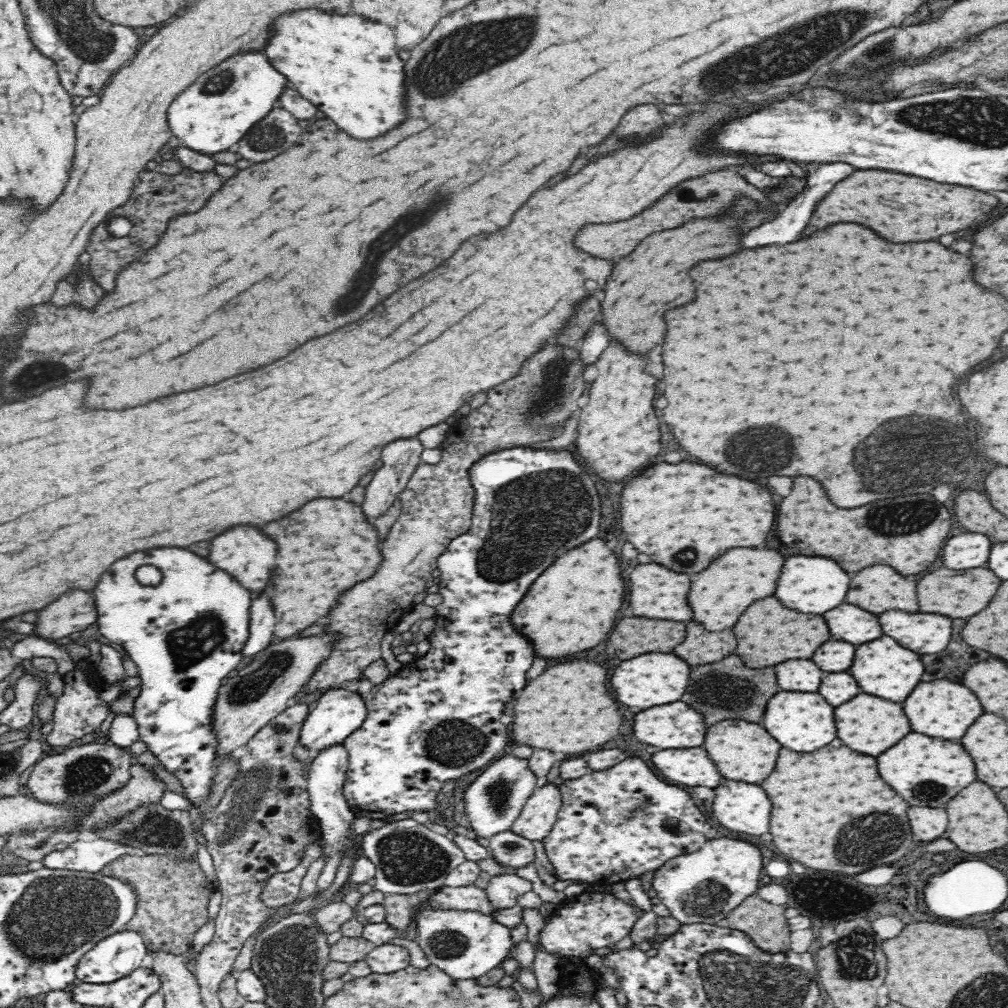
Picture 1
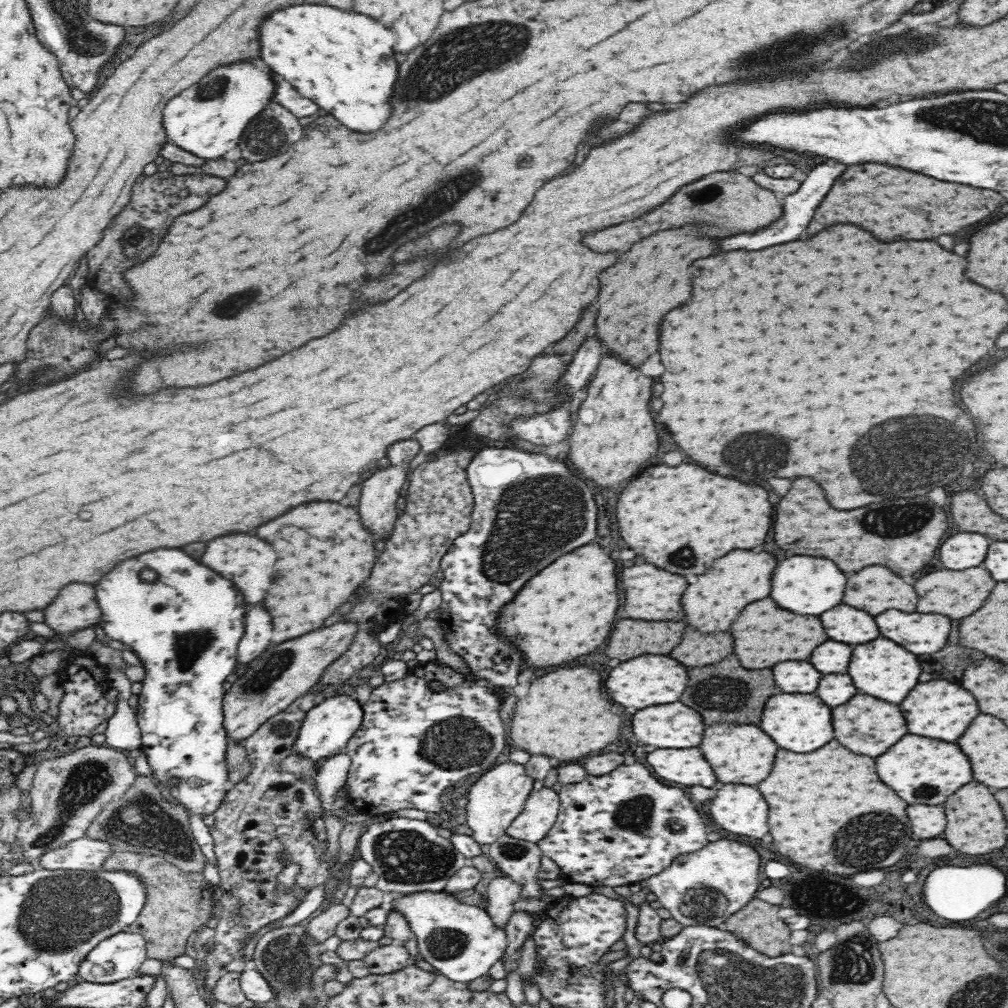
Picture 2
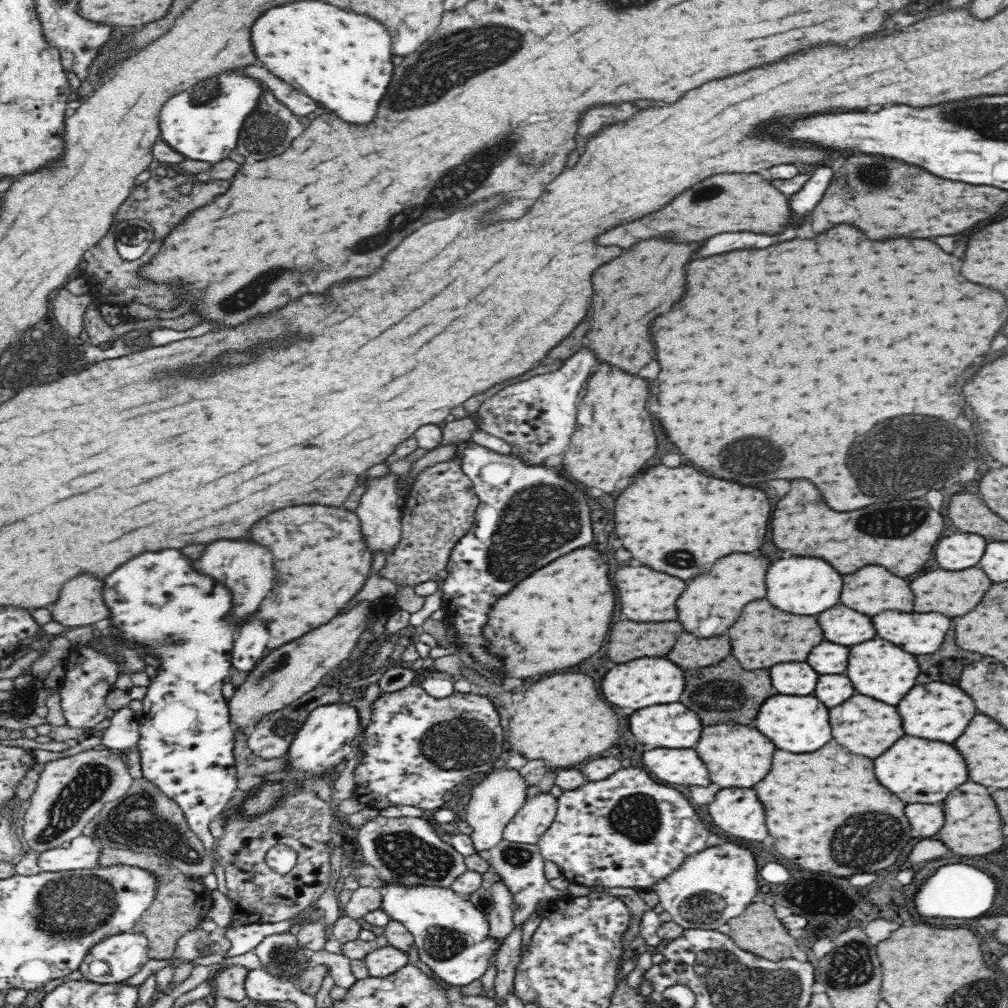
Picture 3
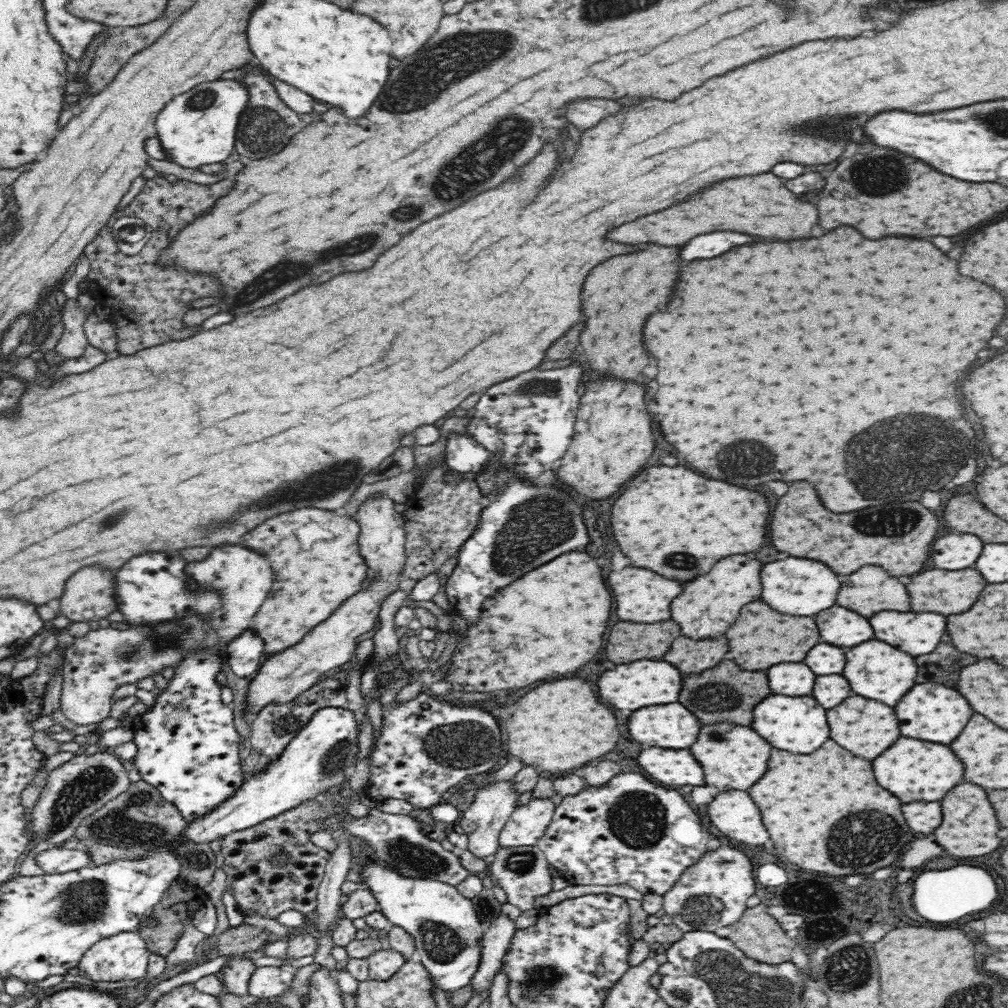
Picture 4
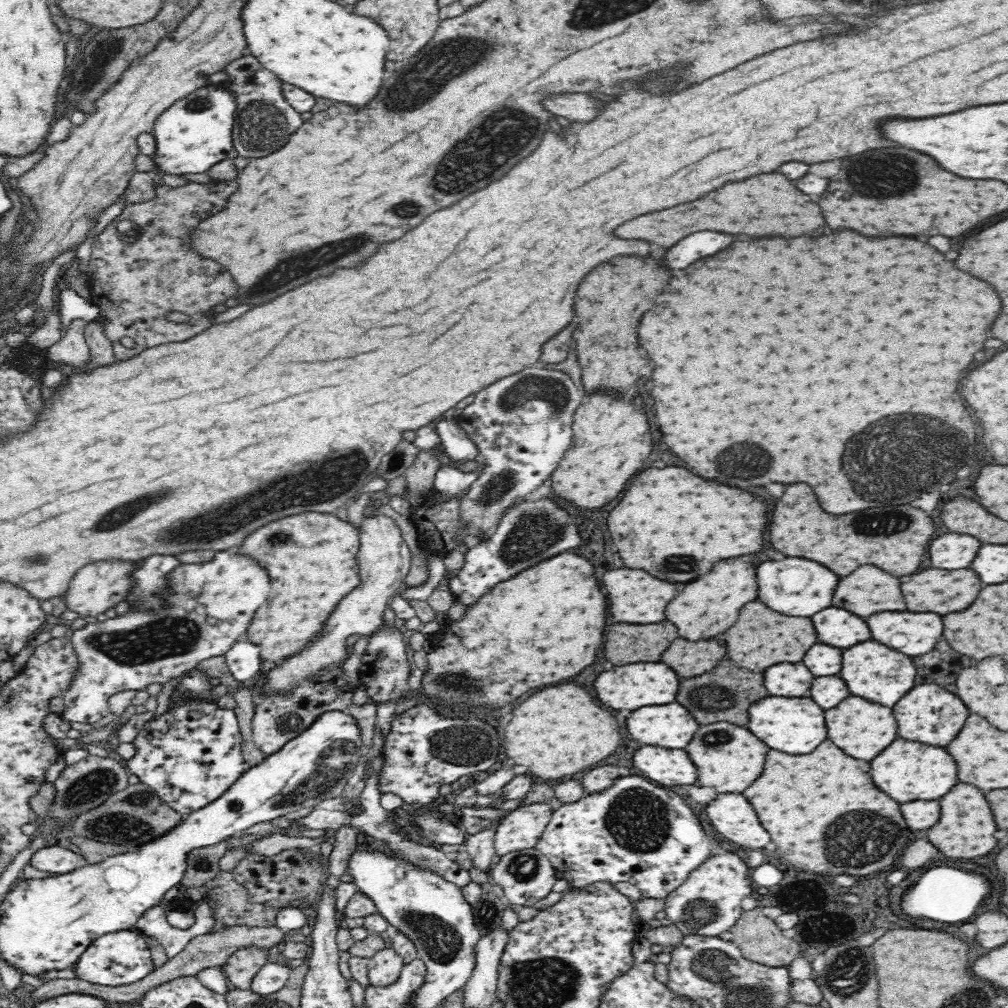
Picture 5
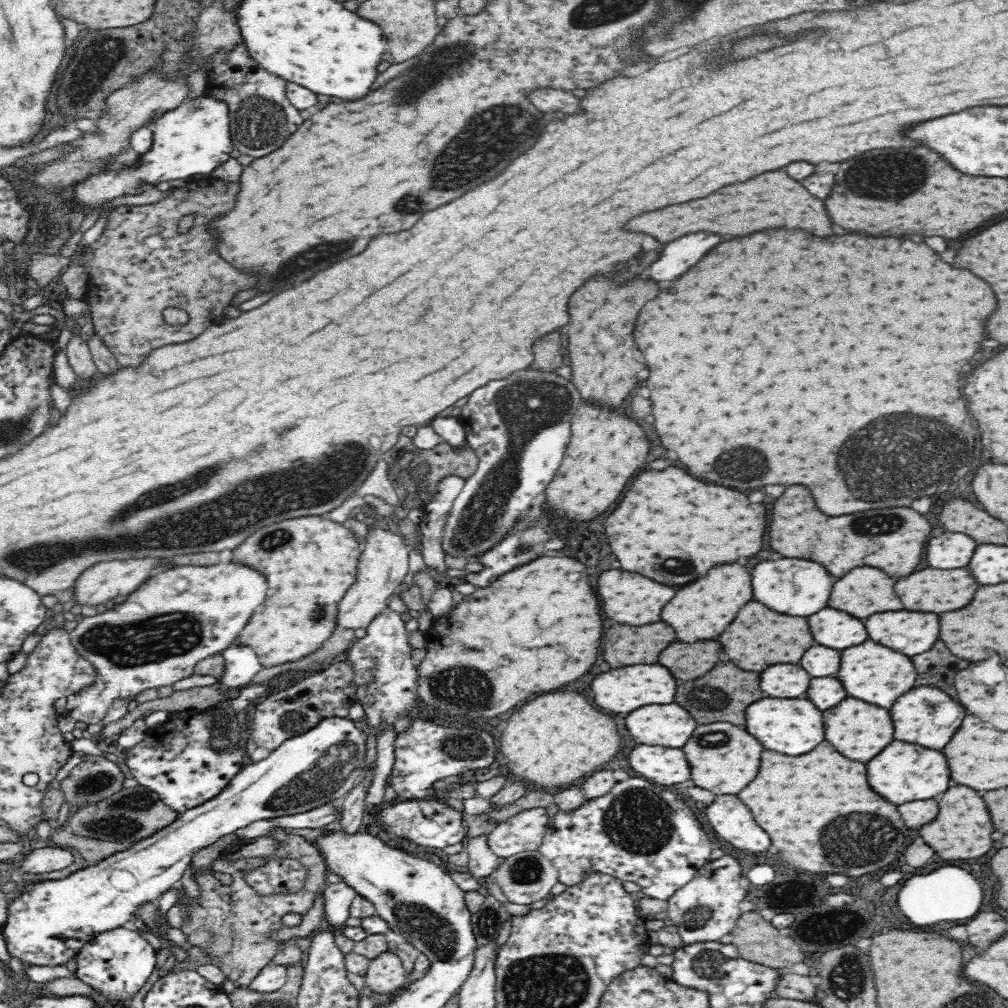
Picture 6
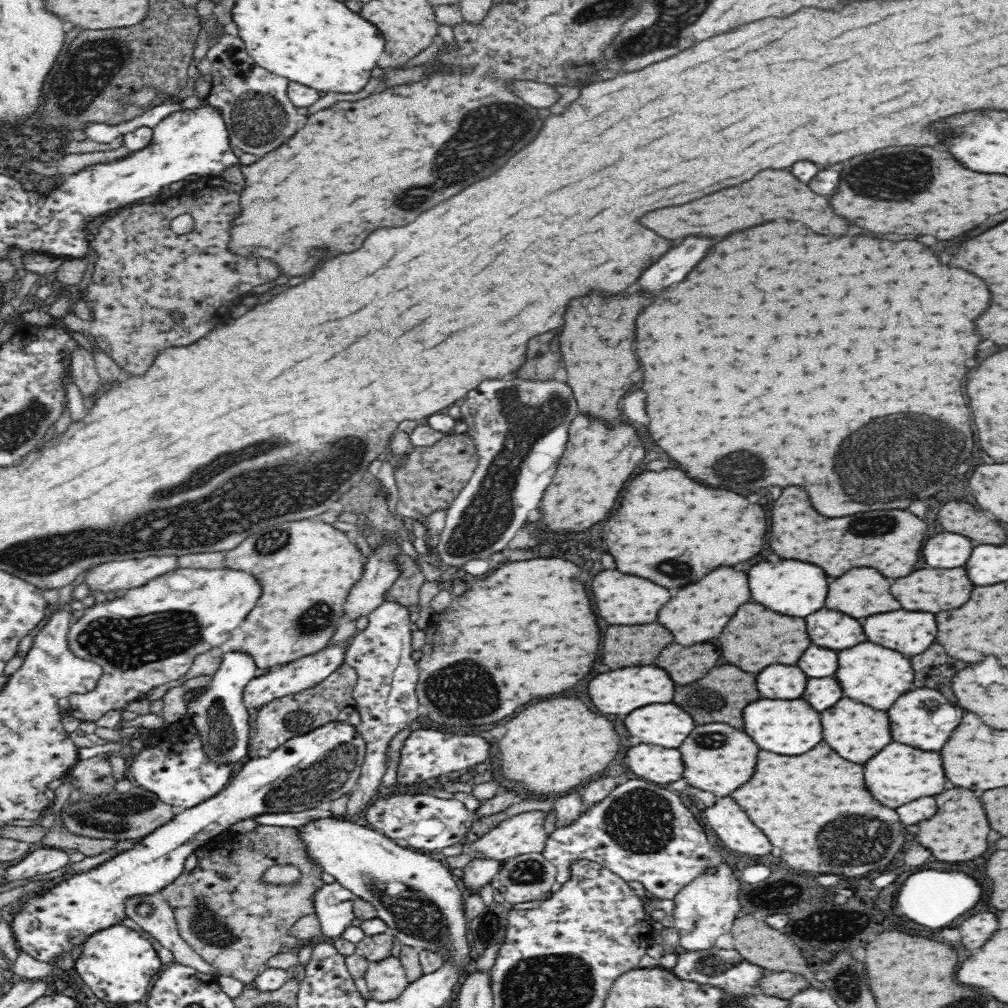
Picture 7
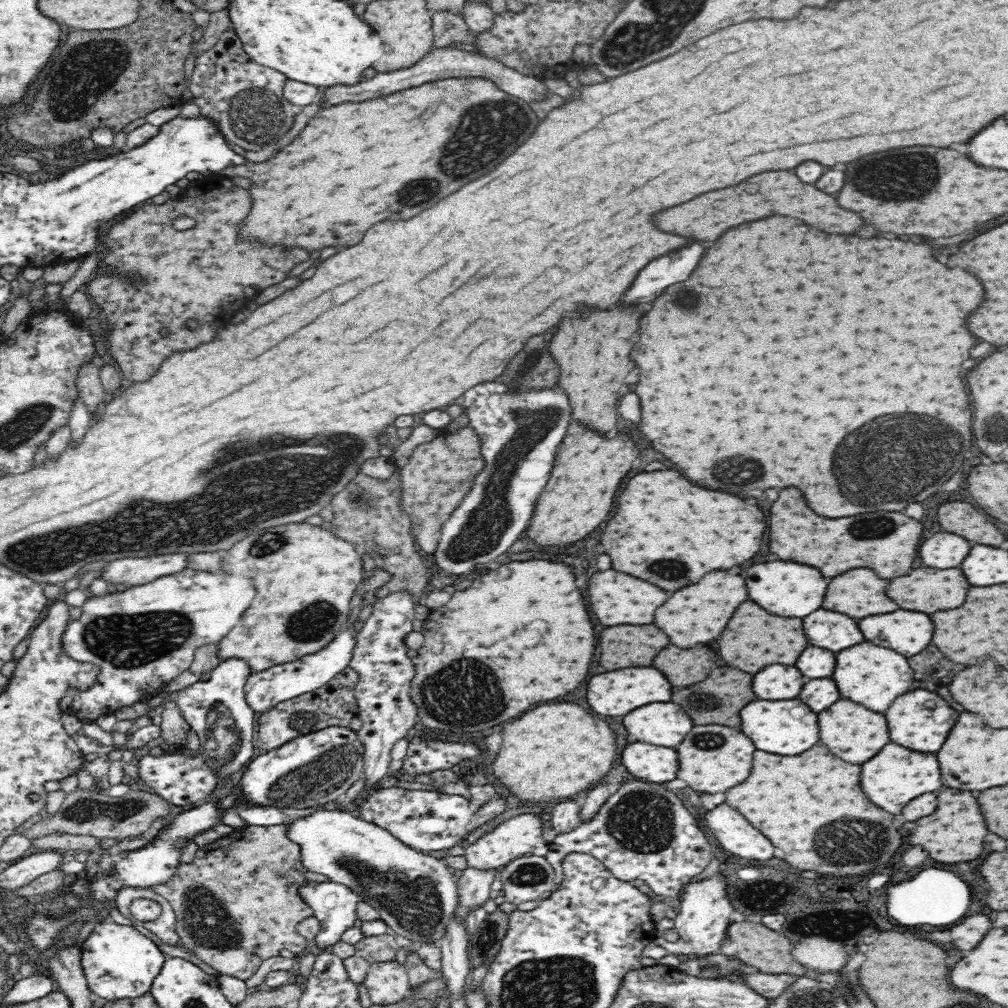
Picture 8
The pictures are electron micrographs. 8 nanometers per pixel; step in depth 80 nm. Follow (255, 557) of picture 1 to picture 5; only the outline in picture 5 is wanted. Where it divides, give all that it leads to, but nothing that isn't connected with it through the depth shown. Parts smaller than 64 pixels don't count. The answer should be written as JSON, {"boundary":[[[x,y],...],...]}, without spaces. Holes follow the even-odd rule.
{"boundary":[[[228,550],[218,552],[212,562],[204,564],[182,564],[170,574],[170,590],[163,596],[173,604],[159,613],[142,613],[129,610],[128,614],[117,617],[110,614],[104,622],[88,623],[86,627],[74,631],[71,643],[78,659],[78,668],[74,670],[70,686],[64,690],[62,719],[70,724],[92,724],[110,714],[108,698],[122,690],[141,690],[144,686],[177,680],[184,672],[197,666],[199,662],[226,654],[227,650],[238,641],[240,634],[246,632],[248,624],[254,618],[254,612],[270,594],[270,576],[266,568],[254,558],[242,554],[230,554]]]}

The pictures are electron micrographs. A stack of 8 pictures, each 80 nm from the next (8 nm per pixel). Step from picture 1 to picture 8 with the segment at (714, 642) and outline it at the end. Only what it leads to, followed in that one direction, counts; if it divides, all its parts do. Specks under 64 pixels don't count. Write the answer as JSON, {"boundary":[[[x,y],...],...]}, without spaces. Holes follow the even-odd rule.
{"boundary":[[[670,644],[654,658],[652,666],[658,666],[658,670],[668,676],[672,686],[684,688],[694,682],[702,682],[702,678],[708,678],[708,674],[716,668],[716,654],[708,646],[682,650]]]}

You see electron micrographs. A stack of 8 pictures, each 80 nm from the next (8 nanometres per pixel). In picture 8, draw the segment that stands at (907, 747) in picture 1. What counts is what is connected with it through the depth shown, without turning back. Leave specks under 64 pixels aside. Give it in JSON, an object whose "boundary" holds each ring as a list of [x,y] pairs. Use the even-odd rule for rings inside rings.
{"boundary":[[[886,744],[870,762],[862,764],[862,790],[866,796],[880,808],[890,814],[900,814],[900,810],[914,798],[926,792],[934,792],[942,786],[940,780],[940,764],[934,754],[922,754],[916,750],[908,750],[904,746]]]}

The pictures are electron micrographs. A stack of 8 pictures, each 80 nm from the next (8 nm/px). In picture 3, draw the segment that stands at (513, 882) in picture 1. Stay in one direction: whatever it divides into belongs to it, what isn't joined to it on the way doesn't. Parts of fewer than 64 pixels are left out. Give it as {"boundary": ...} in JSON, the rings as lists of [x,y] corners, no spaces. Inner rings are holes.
{"boundary":[[[502,880],[494,882],[488,890],[493,902],[492,908],[486,914],[489,922],[489,935],[503,942],[514,928],[514,923],[512,923],[515,911],[512,909],[514,895],[510,892],[510,887]]]}

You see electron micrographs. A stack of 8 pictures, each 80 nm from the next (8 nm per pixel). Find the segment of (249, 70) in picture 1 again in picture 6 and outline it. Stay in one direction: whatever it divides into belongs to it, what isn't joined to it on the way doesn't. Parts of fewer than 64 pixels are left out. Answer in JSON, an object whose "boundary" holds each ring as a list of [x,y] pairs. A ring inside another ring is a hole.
{"boundary":[[[205,93],[190,96],[190,100],[162,113],[150,124],[153,143],[151,149],[141,155],[137,167],[122,166],[121,169],[108,169],[88,177],[74,188],[72,202],[78,204],[78,210],[82,204],[93,208],[124,194],[138,194],[142,190],[140,184],[144,182],[154,185],[178,178],[189,180],[193,175],[197,178],[208,177],[216,166],[230,160],[233,142],[229,126],[229,104]]]}

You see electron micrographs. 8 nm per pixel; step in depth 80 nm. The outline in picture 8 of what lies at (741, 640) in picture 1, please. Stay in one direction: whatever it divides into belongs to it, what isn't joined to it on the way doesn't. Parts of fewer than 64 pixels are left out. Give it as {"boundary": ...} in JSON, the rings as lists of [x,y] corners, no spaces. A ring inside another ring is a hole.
{"boundary":[[[744,602],[734,612],[734,616],[730,618],[726,630],[716,640],[716,644],[718,644],[718,652],[722,660],[728,666],[756,674],[770,662],[786,662],[788,666],[794,666],[798,656],[808,648],[808,638],[802,630],[800,618],[780,618],[766,612],[754,602]]]}

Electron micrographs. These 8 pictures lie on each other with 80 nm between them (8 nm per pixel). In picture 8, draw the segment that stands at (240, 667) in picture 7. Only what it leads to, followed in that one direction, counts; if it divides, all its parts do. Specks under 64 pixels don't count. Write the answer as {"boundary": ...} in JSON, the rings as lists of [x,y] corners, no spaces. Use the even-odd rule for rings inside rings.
{"boundary":[[[230,657],[210,672],[207,681],[197,681],[190,688],[172,692],[172,694],[158,694],[151,696],[148,705],[153,716],[157,716],[162,702],[174,700],[180,707],[182,716],[196,732],[200,740],[200,755],[204,761],[224,779],[231,773],[244,769],[254,754],[254,711],[245,698],[245,684],[253,673],[243,658]]]}

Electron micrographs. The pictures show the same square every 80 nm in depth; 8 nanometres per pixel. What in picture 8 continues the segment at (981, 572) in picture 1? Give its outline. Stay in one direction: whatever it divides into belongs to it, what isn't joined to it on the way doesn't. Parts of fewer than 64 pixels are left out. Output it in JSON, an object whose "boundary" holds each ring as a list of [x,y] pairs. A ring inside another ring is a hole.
{"boundary":[[[916,568],[908,576],[894,578],[888,586],[888,594],[904,610],[922,610],[926,614],[932,614],[938,610],[952,610],[952,608],[962,606],[962,602],[966,600],[968,588],[970,588],[970,584],[966,582],[966,576],[962,574],[960,568],[952,568],[952,570]]]}

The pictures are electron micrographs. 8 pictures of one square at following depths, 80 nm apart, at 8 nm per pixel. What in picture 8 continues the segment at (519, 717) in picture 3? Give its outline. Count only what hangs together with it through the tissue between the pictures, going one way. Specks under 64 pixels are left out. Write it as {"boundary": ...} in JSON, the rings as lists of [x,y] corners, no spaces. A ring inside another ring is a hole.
{"boundary":[[[570,702],[542,704],[504,726],[502,748],[494,760],[494,776],[523,804],[566,801],[592,788],[612,768],[616,734],[586,708]]]}

